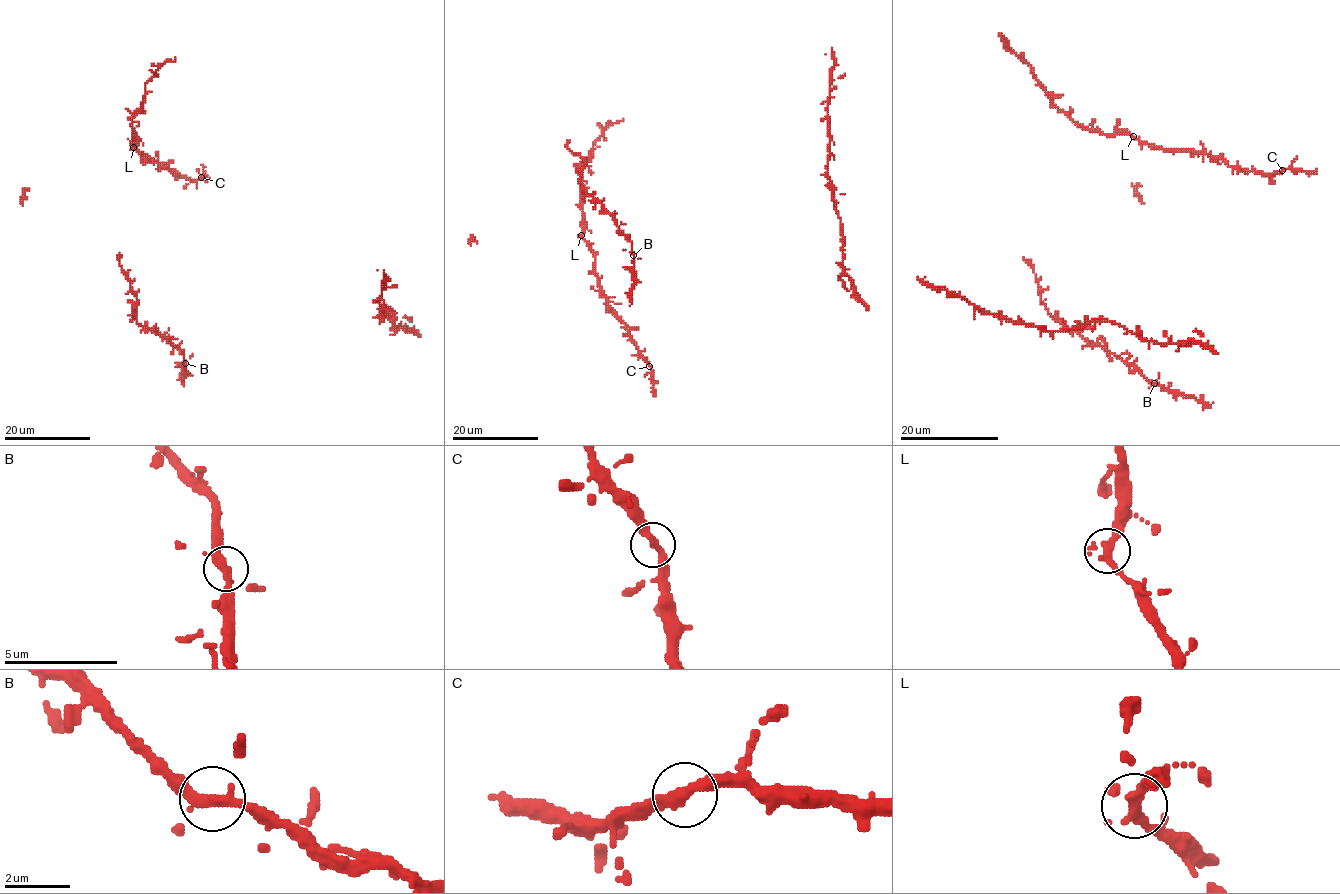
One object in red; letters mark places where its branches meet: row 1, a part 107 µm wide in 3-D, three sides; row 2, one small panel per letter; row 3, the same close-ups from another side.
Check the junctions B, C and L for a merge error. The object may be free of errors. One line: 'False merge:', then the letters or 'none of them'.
False merge: none of them

